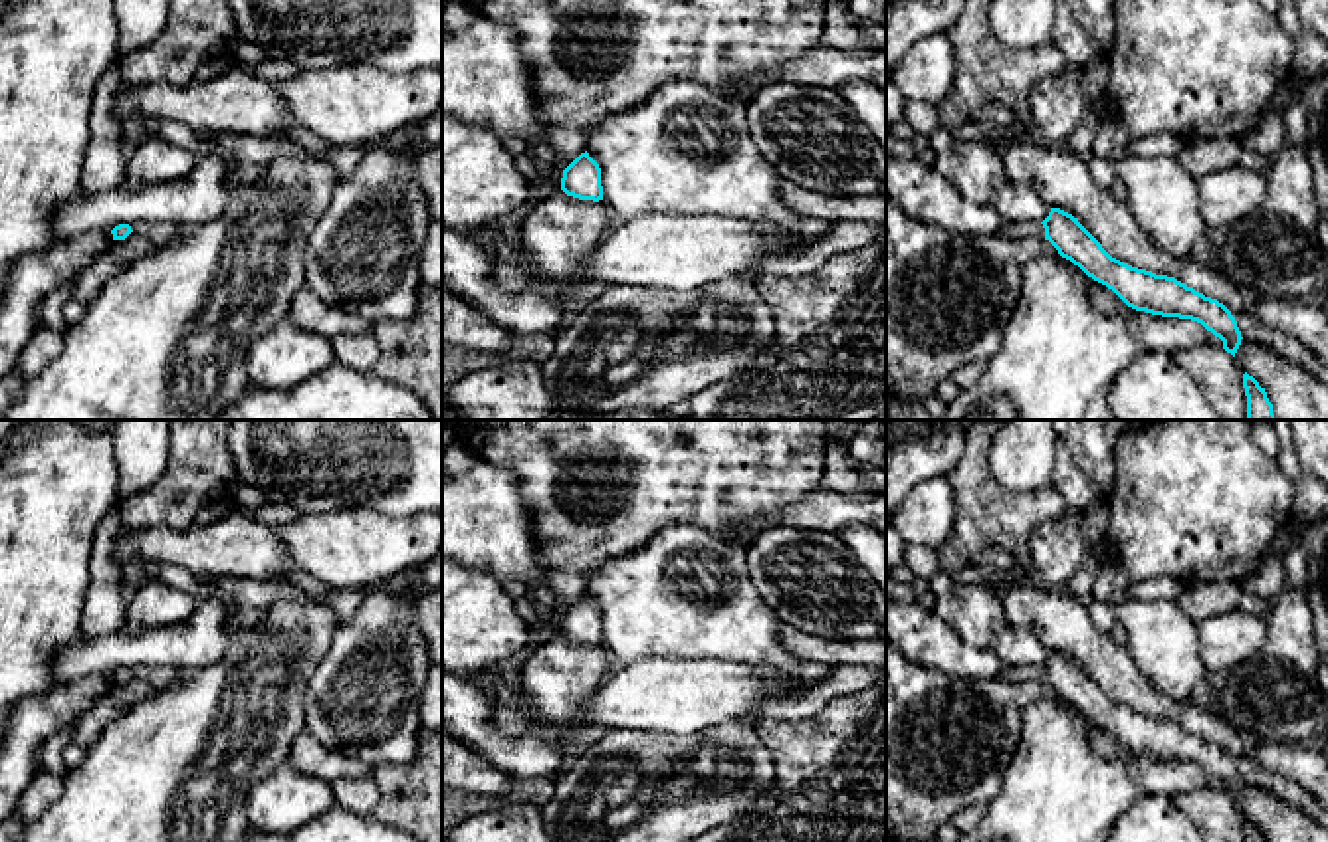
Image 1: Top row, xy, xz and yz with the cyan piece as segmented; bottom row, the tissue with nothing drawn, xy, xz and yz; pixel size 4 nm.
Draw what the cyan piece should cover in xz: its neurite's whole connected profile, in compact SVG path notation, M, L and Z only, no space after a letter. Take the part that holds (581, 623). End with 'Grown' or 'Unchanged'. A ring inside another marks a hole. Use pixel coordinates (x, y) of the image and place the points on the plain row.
M587 594L563 614L561 634L579 644L603 644L601 612Z. Unchanged

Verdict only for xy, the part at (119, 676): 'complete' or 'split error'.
split error

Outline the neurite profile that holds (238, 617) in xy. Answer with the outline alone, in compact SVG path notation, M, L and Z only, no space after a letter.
M228 606L228 614L224 620L224 626L230 632L238 630L252 630L260 622L264 622L266 610L264 608L252 608L252 606Z

